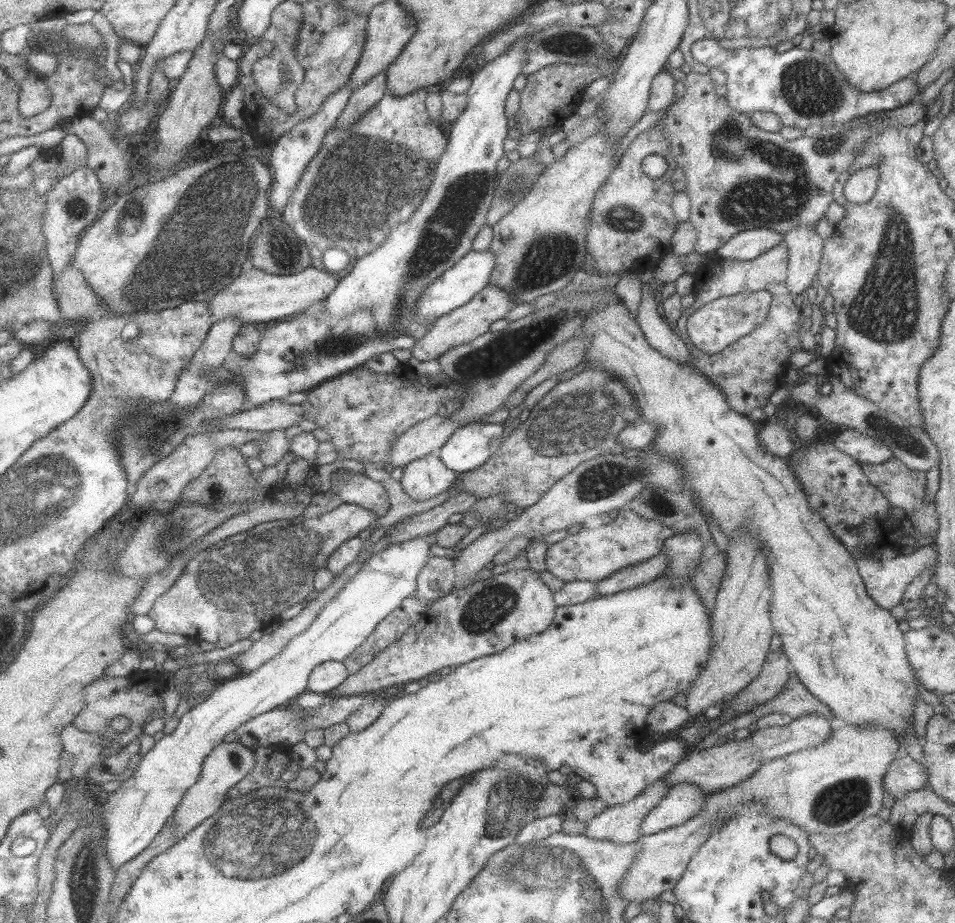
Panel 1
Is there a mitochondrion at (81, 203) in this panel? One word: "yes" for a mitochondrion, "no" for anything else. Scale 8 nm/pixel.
yes

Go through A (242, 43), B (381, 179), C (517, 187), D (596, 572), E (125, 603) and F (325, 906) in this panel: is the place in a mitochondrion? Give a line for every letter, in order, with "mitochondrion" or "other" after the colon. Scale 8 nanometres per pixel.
A: other
B: mitochondrion
C: mitochondrion
D: other
E: other
F: other

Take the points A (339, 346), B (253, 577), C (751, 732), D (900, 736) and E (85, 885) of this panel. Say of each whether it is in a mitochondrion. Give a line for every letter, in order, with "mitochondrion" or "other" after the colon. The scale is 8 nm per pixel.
A: mitochondrion
B: mitochondrion
C: other
D: other
E: mitochondrion

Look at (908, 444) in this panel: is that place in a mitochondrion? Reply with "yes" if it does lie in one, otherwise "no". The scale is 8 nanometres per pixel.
yes

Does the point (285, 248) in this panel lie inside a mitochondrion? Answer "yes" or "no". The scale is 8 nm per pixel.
yes

